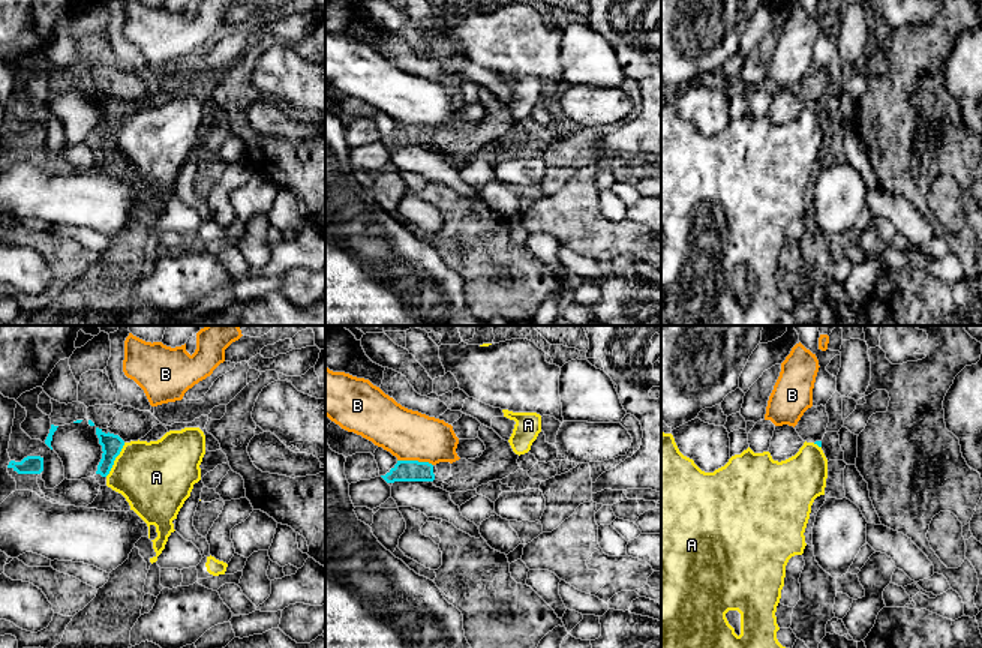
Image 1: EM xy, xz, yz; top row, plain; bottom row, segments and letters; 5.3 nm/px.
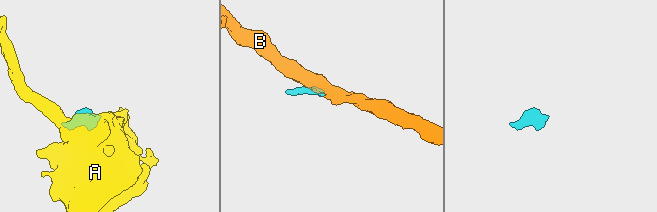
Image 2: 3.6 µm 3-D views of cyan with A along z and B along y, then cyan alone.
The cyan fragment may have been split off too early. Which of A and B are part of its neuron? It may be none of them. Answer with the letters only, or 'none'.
none

